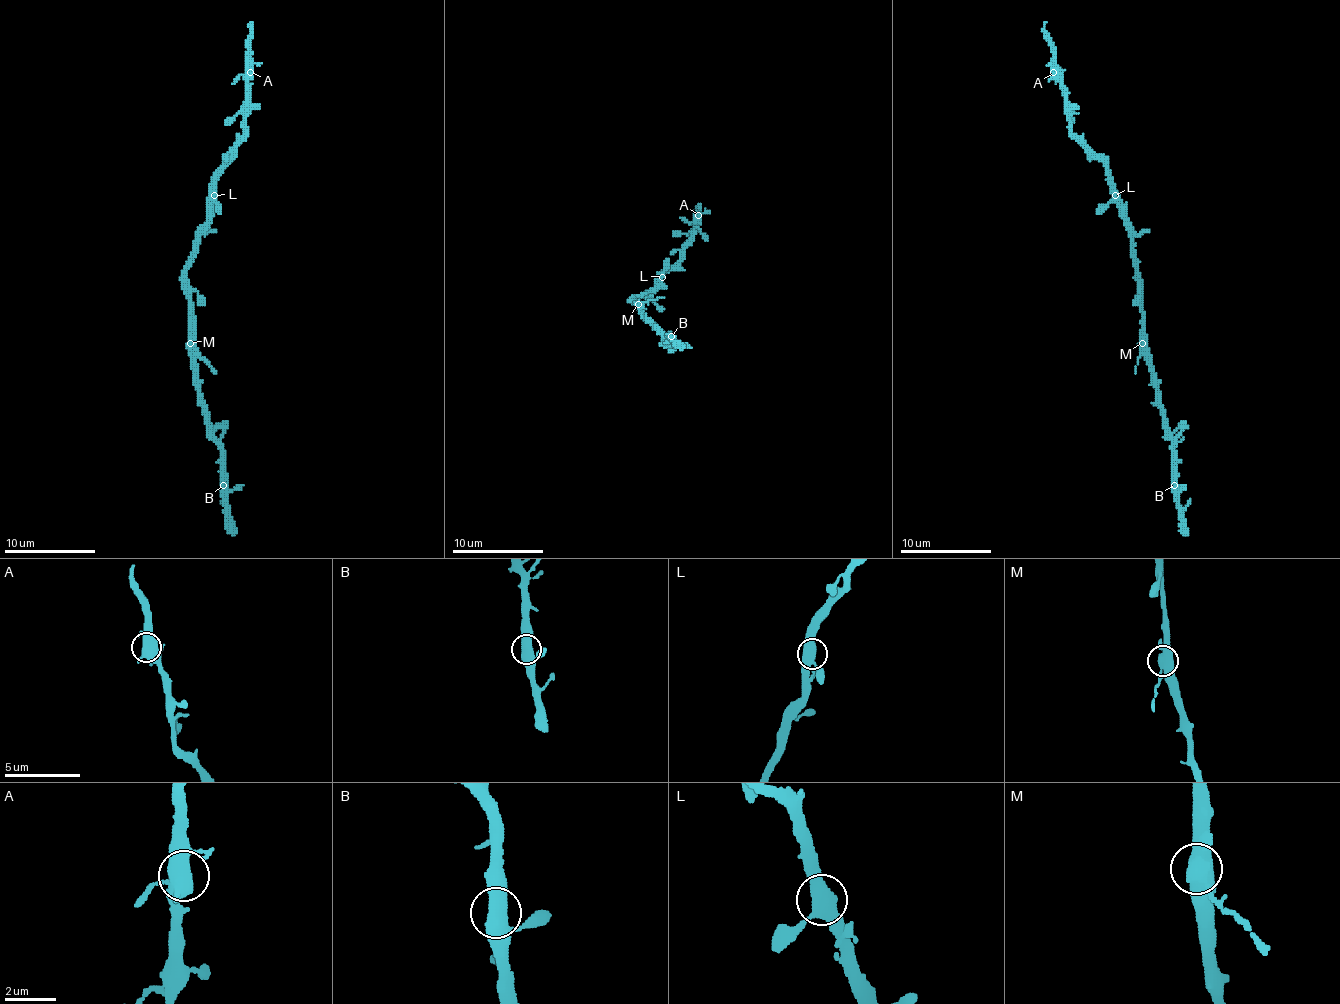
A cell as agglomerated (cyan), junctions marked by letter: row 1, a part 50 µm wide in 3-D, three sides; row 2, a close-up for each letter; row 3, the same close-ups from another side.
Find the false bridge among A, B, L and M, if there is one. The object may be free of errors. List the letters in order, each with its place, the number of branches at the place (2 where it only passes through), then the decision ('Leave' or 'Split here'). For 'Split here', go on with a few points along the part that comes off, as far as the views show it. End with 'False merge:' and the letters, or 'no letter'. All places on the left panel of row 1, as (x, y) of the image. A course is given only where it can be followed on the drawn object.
A: Place: (250, 72). Branches: 3. Leave
B: Place: (223, 485). Branches: 3. Leave
L: Place: (214, 195). Branches: 3. Leave
M: Place: (190, 343). Branches: 3. Split here. Course of the part to remove: (191, 343), (216, 373)
False merge: M

